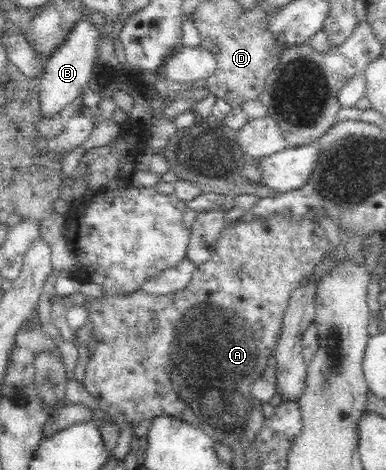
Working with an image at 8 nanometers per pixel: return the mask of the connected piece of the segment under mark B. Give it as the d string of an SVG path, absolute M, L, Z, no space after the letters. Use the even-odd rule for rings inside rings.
M82 17L73 25L73 32L67 38L68 42L43 65L38 85L40 113L43 117L57 118L57 114L65 106L71 104L87 86L89 77L93 72L97 48L99 48L98 36L100 33L103 31L89 22L87 17Z

